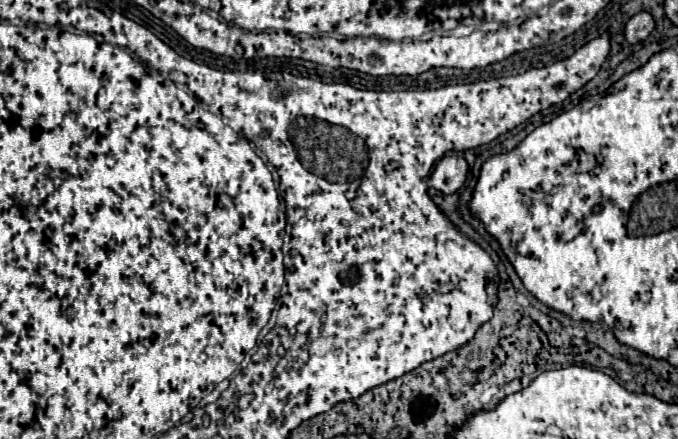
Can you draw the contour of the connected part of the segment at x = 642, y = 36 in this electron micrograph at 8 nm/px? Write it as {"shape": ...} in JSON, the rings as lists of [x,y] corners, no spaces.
{"shape":[[[642,11],[630,18],[628,24],[626,24],[626,40],[630,44],[638,44],[638,42],[644,42],[650,32],[655,28],[655,21],[652,15],[648,12]]]}

